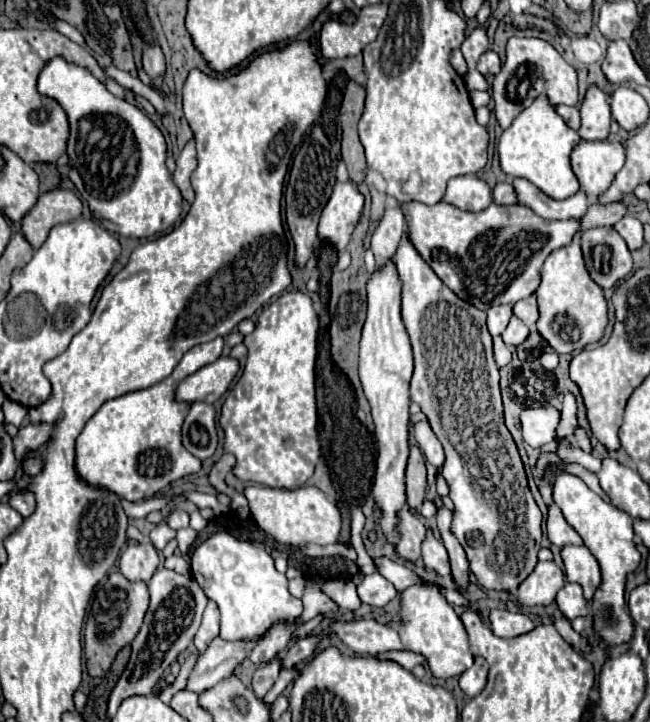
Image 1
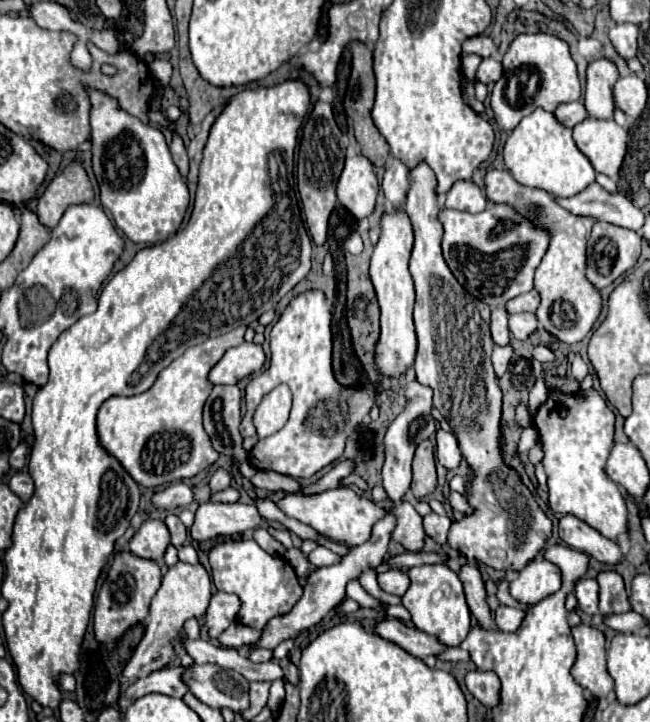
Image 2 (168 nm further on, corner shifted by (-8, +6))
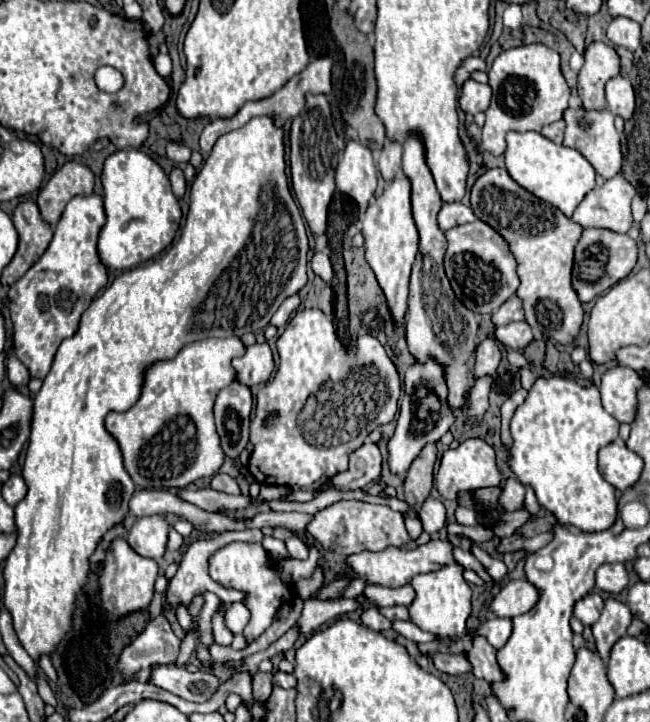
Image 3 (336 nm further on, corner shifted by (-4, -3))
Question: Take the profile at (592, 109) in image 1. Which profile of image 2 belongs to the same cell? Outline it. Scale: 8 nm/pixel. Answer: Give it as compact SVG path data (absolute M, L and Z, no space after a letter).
M595 59L587 67L587 87L585 87L585 107L595 119L613 117L613 85L619 71L611 59Z

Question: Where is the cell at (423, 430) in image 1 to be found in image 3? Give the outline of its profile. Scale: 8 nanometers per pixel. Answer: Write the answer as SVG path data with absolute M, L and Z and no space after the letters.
M465 440L459 444L459 448L455 450L445 450L441 456L441 464L439 470L435 474L435 486L439 490L439 494L443 498L455 500L459 490L473 490L473 488L481 488L481 486L499 486L501 484L501 472L495 464L495 452L489 444L485 444L483 440Z

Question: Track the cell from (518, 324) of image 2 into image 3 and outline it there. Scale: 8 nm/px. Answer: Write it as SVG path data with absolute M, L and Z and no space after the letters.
M511 322L507 326L499 326L495 330L495 338L511 350L523 350L533 340L533 332L527 322Z

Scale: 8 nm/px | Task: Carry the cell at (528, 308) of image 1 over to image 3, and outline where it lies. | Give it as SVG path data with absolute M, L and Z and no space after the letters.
M511 296L495 314L493 314L493 324L495 326L507 326L515 320L525 320L523 316L523 302L517 296Z

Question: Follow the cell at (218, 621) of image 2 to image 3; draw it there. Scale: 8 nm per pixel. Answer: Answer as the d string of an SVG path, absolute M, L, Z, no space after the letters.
M233 602L229 604L229 608L223 612L223 618L225 618L225 626L233 632L233 634L241 634L243 628L247 626L249 622L249 612L245 608L243 602Z

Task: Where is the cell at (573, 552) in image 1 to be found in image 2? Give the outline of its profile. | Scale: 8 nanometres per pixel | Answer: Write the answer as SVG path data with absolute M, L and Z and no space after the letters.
M615 571L599 573L597 583L601 587L599 589L599 615L601 617L627 613L631 609L625 587L623 587L623 579L619 573Z

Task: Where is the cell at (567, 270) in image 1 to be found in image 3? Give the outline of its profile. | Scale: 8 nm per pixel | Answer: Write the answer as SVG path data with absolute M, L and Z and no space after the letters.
M505 168L487 170L477 178L471 188L471 208L479 220L491 224L509 242L519 262L517 274L521 286L517 296L523 300L527 324L557 344L575 344L583 324L583 306L571 284L571 270L581 226L571 224L561 210L515 184Z

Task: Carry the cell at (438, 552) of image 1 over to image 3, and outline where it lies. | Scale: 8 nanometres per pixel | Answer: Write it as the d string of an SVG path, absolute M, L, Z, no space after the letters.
M429 498L421 508L419 508L419 518L423 524L423 530L427 534L437 534L445 526L445 508L439 500Z

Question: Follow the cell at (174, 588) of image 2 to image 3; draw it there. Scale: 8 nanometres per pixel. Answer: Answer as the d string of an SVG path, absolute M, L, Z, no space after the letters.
M237 530L237 532L223 532L223 534L217 534L215 540L197 540L193 542L187 552L183 554L183 560L179 562L179 570L177 574L169 580L169 586L167 586L167 594L165 594L165 604L167 606L177 606L177 604L183 604L185 608L191 606L193 598L197 594L204 594L207 592L215 593L221 601L224 602L243 602L245 599L245 594L237 590L229 590L223 588L219 584L215 584L215 580L211 580L209 576L209 558L215 554L215 550L231 544L231 542L249 542L249 544L261 544L263 542L263 534L261 530Z

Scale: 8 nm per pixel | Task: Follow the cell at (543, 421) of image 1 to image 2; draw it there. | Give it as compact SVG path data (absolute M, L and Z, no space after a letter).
M535 381L535 385L529 391L529 407L531 407L531 417L535 417L535 411L539 409L539 405L547 399L549 389L543 381Z

